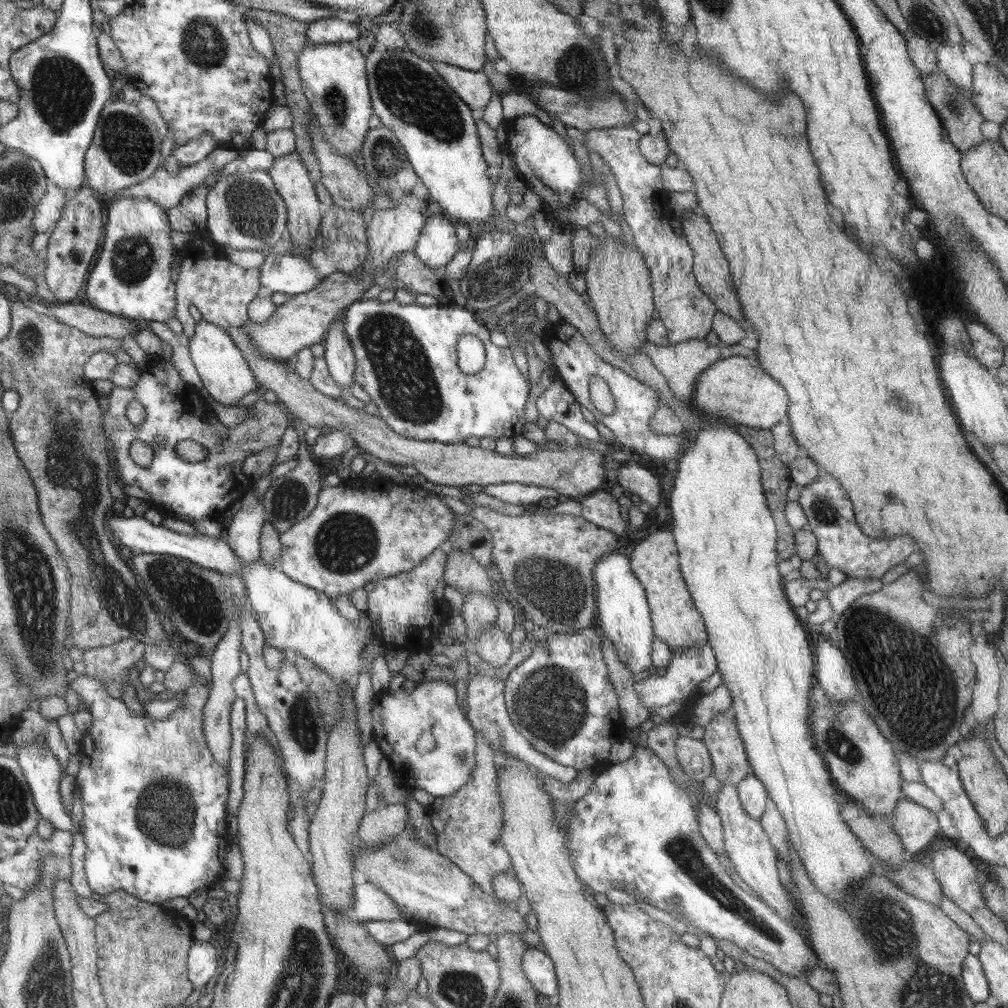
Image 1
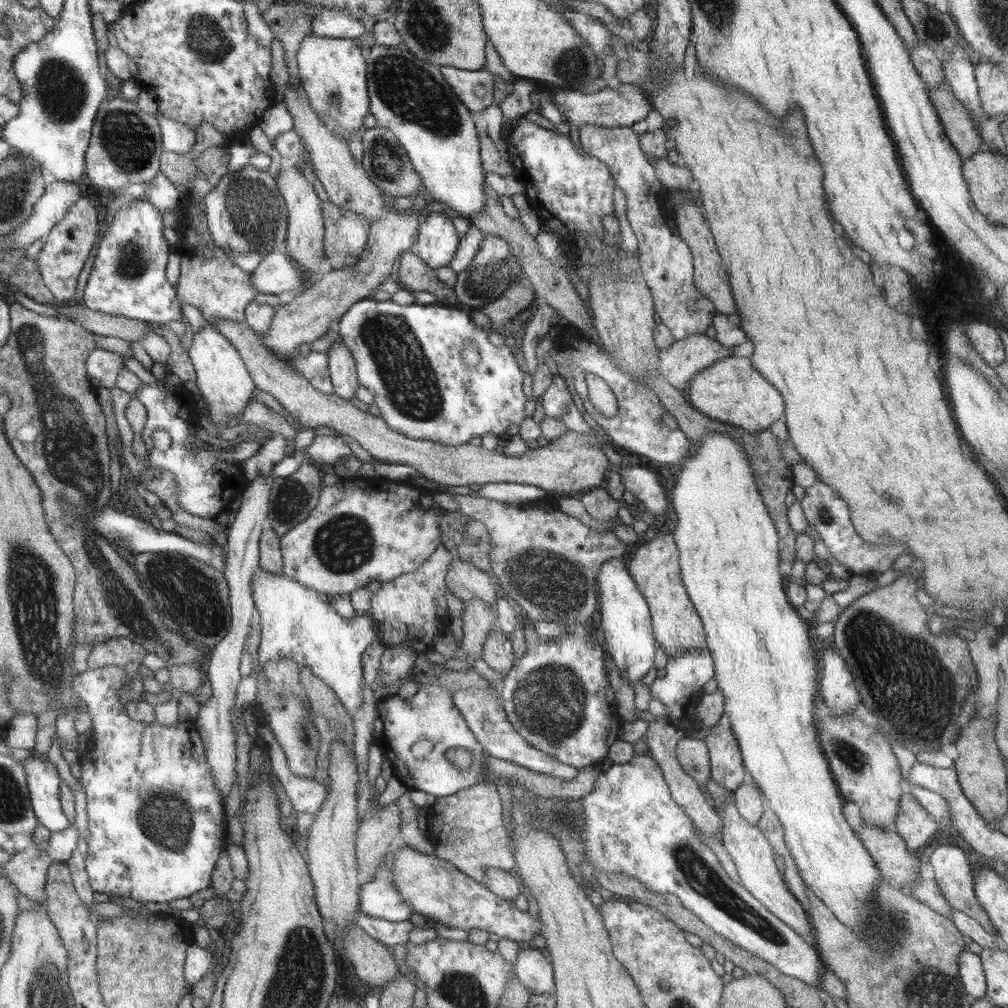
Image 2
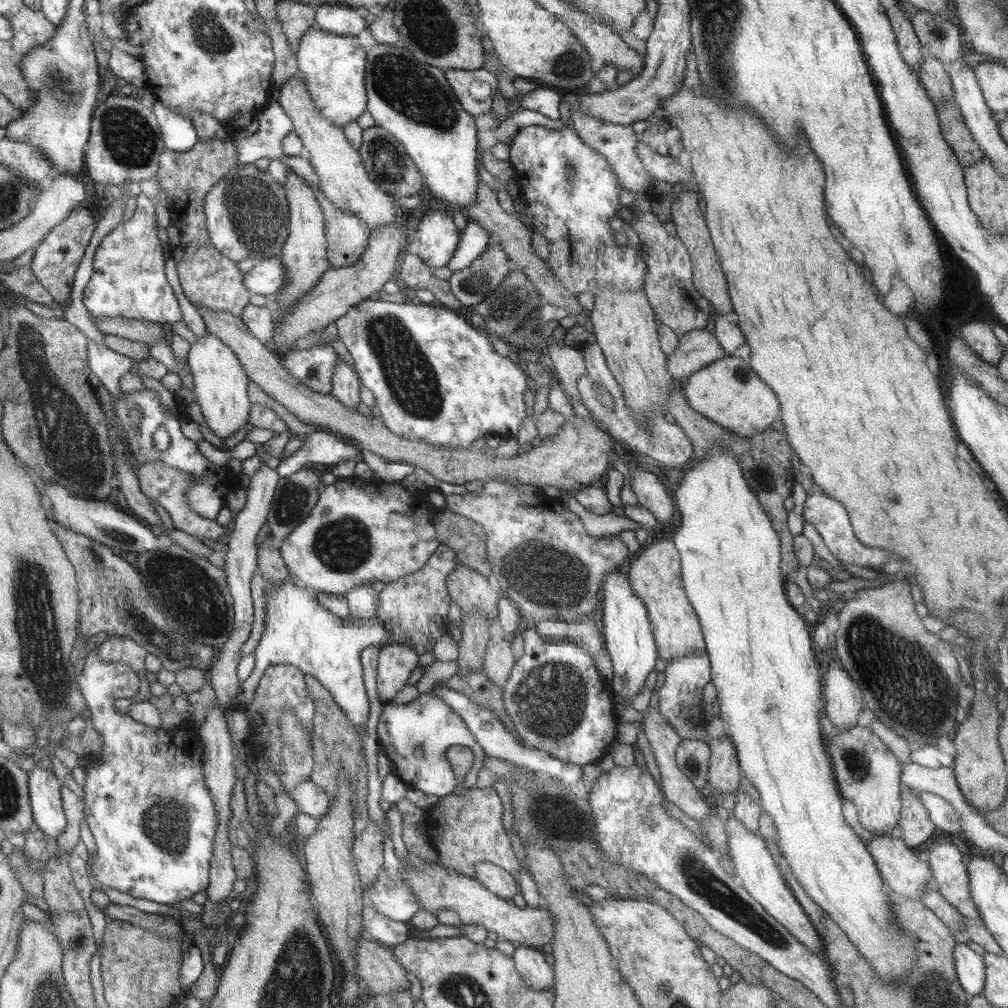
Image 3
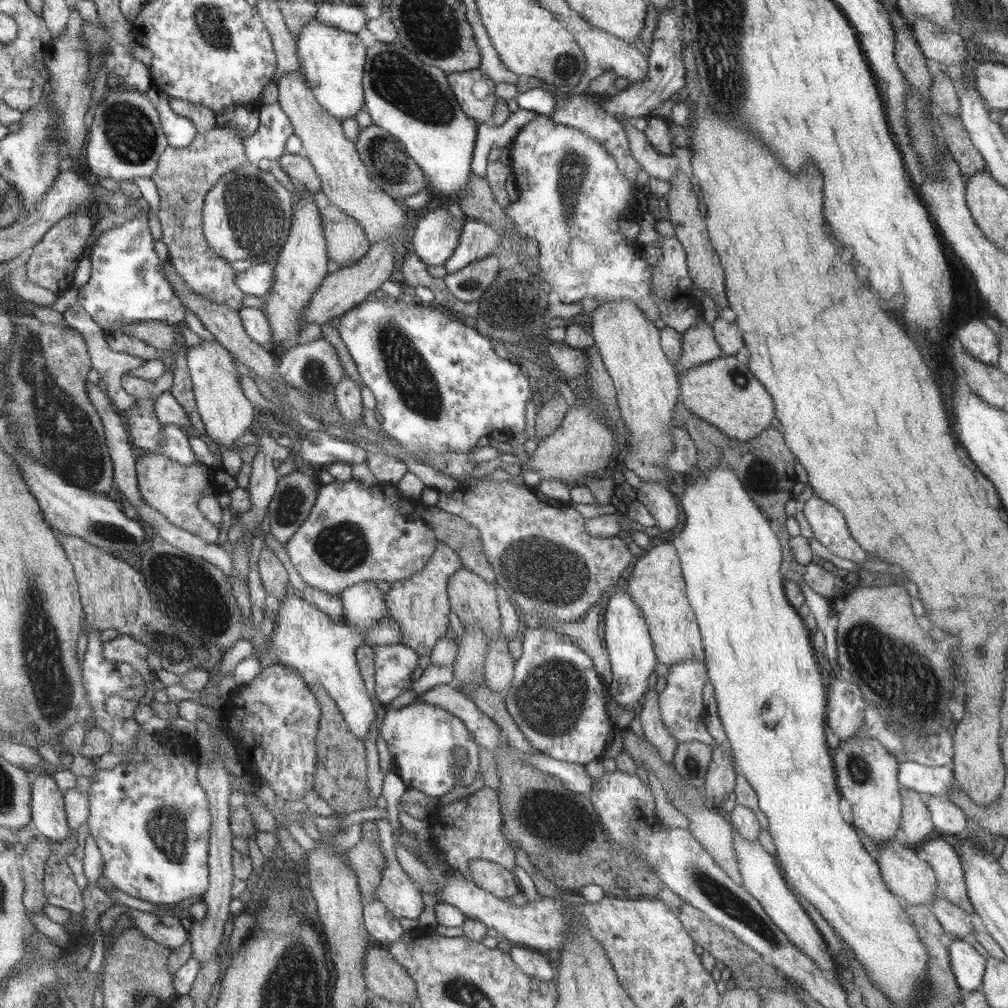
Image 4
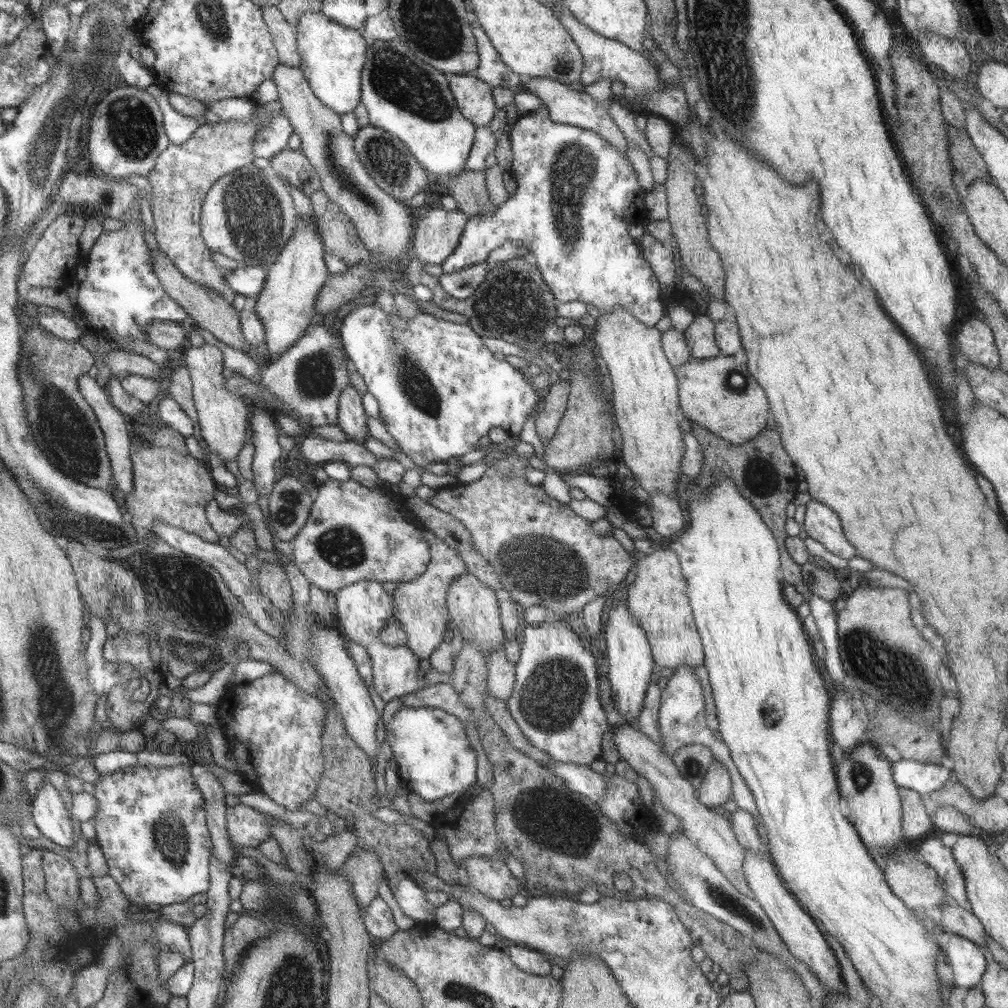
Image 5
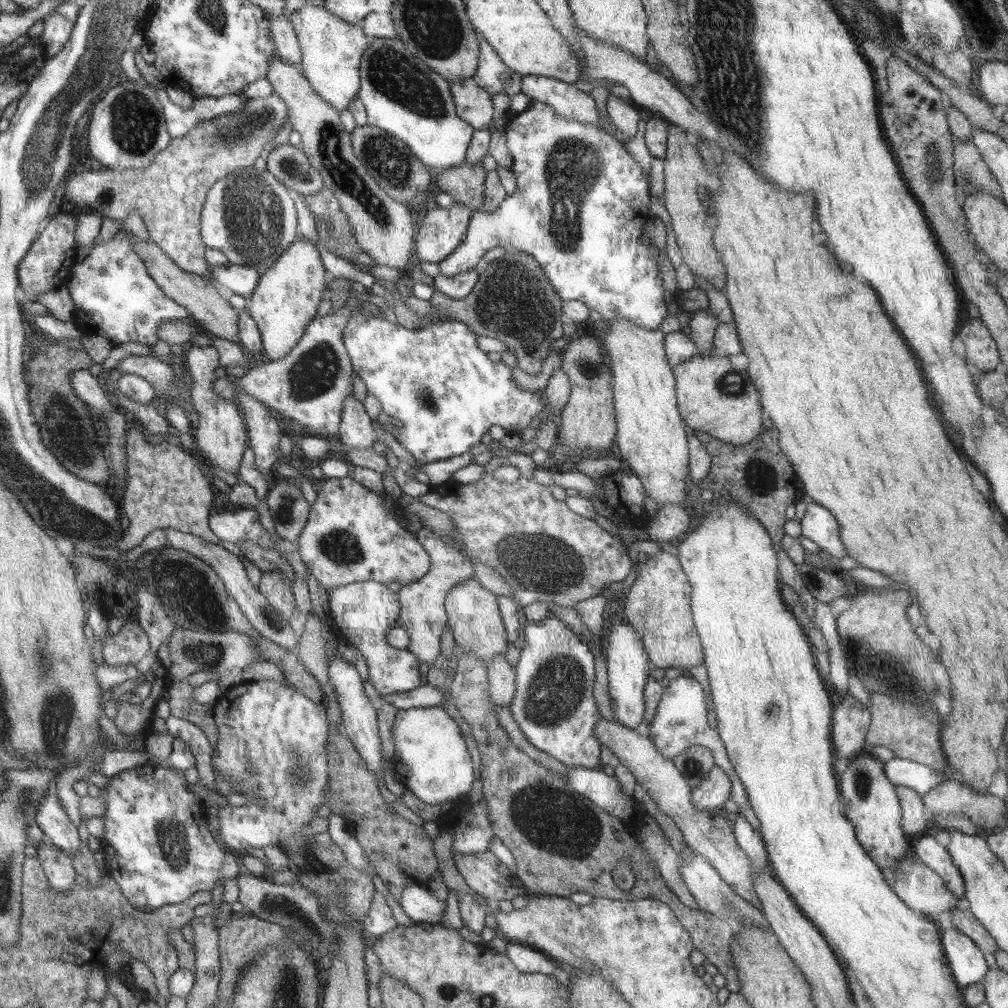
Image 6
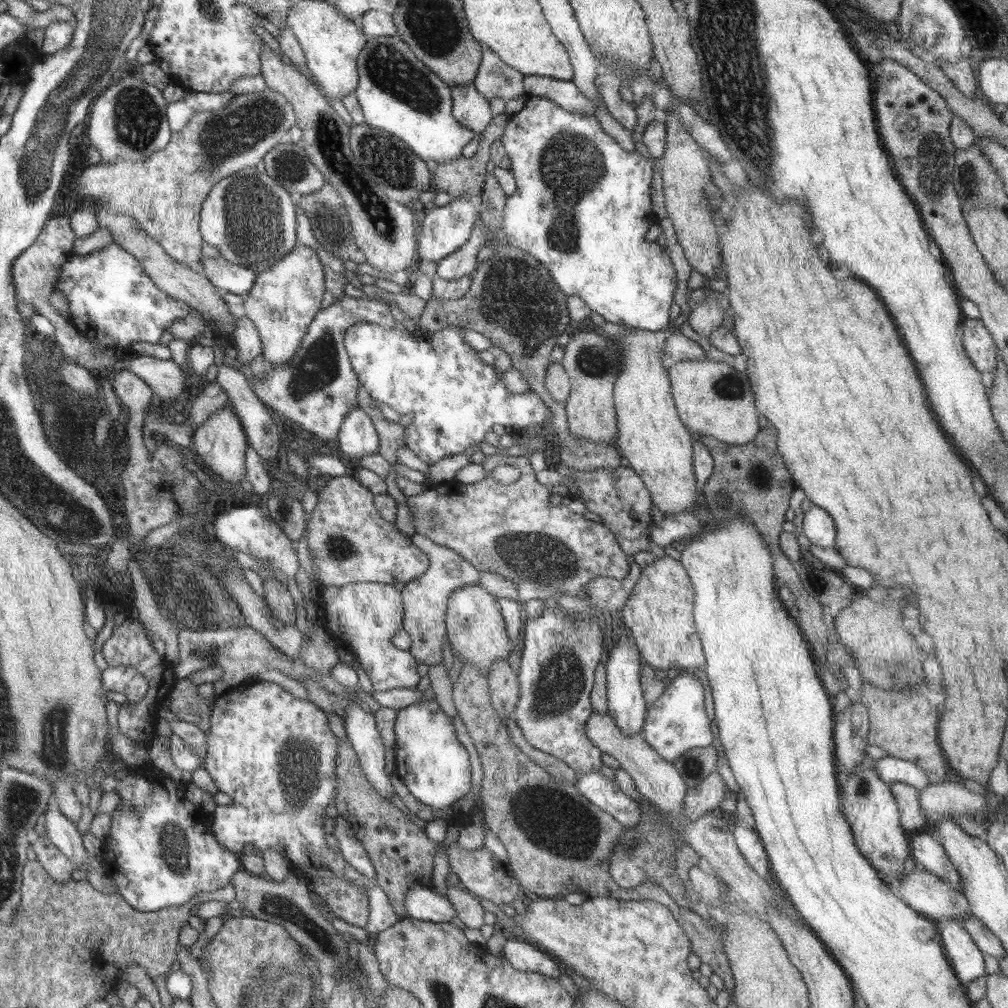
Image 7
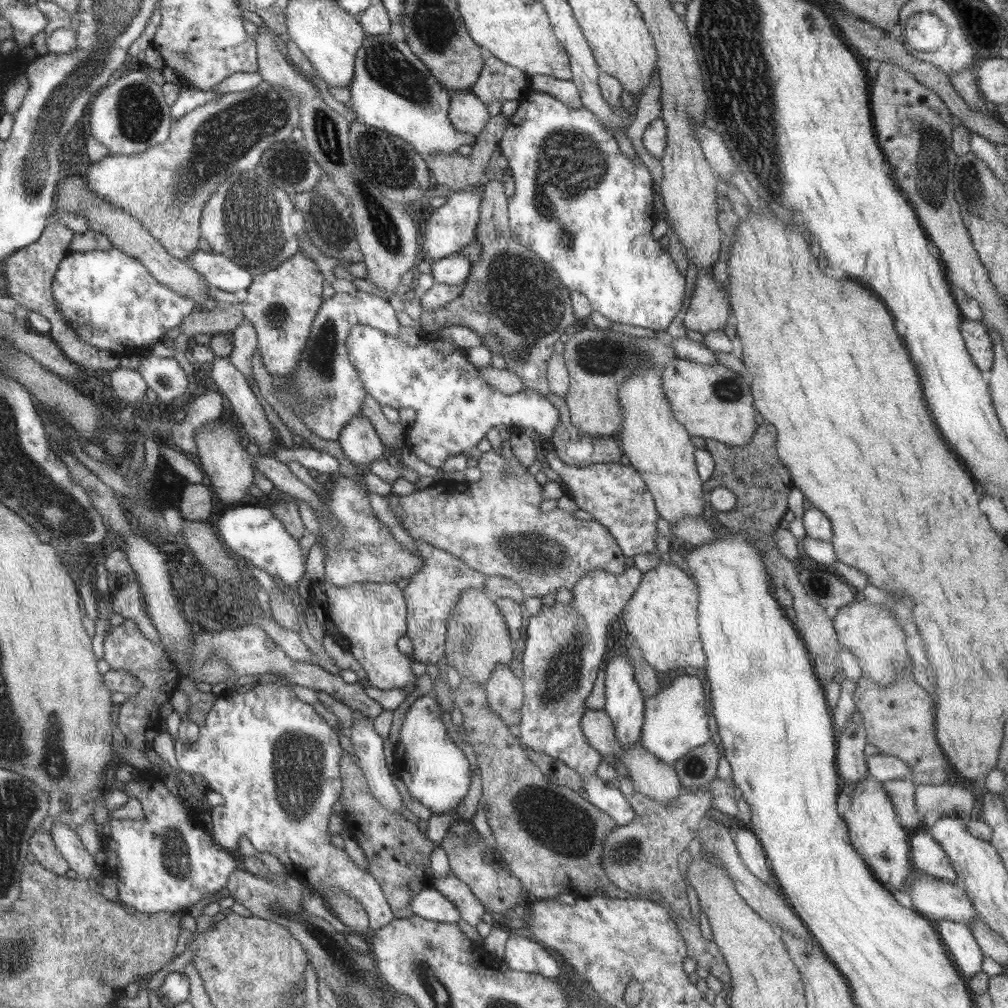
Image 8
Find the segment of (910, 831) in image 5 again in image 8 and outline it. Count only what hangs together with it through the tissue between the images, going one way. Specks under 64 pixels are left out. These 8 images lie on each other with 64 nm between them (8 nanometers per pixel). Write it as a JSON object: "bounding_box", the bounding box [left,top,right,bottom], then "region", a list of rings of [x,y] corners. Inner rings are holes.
{"bounding_box":[883,779,923,830],"region":[[[896,779],[883,782],[883,787],[895,805],[898,819],[906,828],[914,830],[914,826],[922,824],[923,814],[916,814],[916,804],[914,804],[914,791],[917,785],[910,779]]]}

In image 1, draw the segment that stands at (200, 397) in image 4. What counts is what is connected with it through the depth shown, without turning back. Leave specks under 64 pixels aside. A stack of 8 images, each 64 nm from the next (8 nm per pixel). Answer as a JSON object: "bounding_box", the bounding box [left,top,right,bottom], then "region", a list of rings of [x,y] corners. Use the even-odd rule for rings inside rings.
{"bounding_box":[189,318,258,406],"region":[[[203,318],[196,322],[194,336],[189,339],[189,353],[203,382],[201,390],[209,401],[234,406],[240,402],[242,396],[250,394],[252,390],[258,390],[258,384],[254,380],[255,373],[252,372],[246,357],[226,329],[220,328],[219,325]]]}

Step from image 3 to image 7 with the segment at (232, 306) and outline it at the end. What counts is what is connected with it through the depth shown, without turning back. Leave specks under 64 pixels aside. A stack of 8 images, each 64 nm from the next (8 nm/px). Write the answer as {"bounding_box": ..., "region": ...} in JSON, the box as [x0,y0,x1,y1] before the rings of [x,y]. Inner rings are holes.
{"bounding_box":[72,87,297,270],"region":[[[269,87],[264,88],[261,93],[252,93],[252,94],[240,94],[239,96],[234,95],[227,105],[220,107],[218,110],[213,111],[202,111],[194,113],[190,120],[186,123],[183,129],[176,131],[172,135],[172,141],[168,144],[166,148],[158,152],[154,152],[148,160],[142,160],[142,162],[126,162],[126,160],[116,160],[116,162],[102,162],[95,165],[90,165],[88,168],[82,172],[78,177],[74,177],[72,189],[74,196],[81,196],[82,198],[90,198],[96,204],[105,205],[109,210],[116,212],[124,212],[126,216],[135,218],[139,224],[144,228],[146,232],[152,237],[154,237],[166,251],[172,256],[175,257],[177,261],[180,261],[182,264],[188,265],[192,270],[200,270],[201,264],[201,246],[204,242],[202,230],[199,228],[200,219],[202,218],[203,202],[208,198],[208,195],[211,194],[215,185],[219,183],[222,179],[227,178],[228,176],[234,175],[236,172],[241,170],[255,168],[256,164],[264,159],[264,156],[268,154],[272,148],[275,148],[277,145],[291,143],[291,131],[294,126],[297,124],[297,114],[293,104],[288,100],[288,97],[285,97],[282,93],[274,92],[274,90]]]}

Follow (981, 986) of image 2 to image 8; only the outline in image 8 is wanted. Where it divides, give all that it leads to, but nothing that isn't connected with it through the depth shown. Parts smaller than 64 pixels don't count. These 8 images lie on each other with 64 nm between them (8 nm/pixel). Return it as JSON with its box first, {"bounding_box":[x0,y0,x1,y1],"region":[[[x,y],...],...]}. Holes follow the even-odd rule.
{"bounding_box":[936,920,983,978],"region":[[[941,920],[936,922],[940,936],[952,953],[952,964],[968,978],[982,970],[983,952],[968,925]]]}

